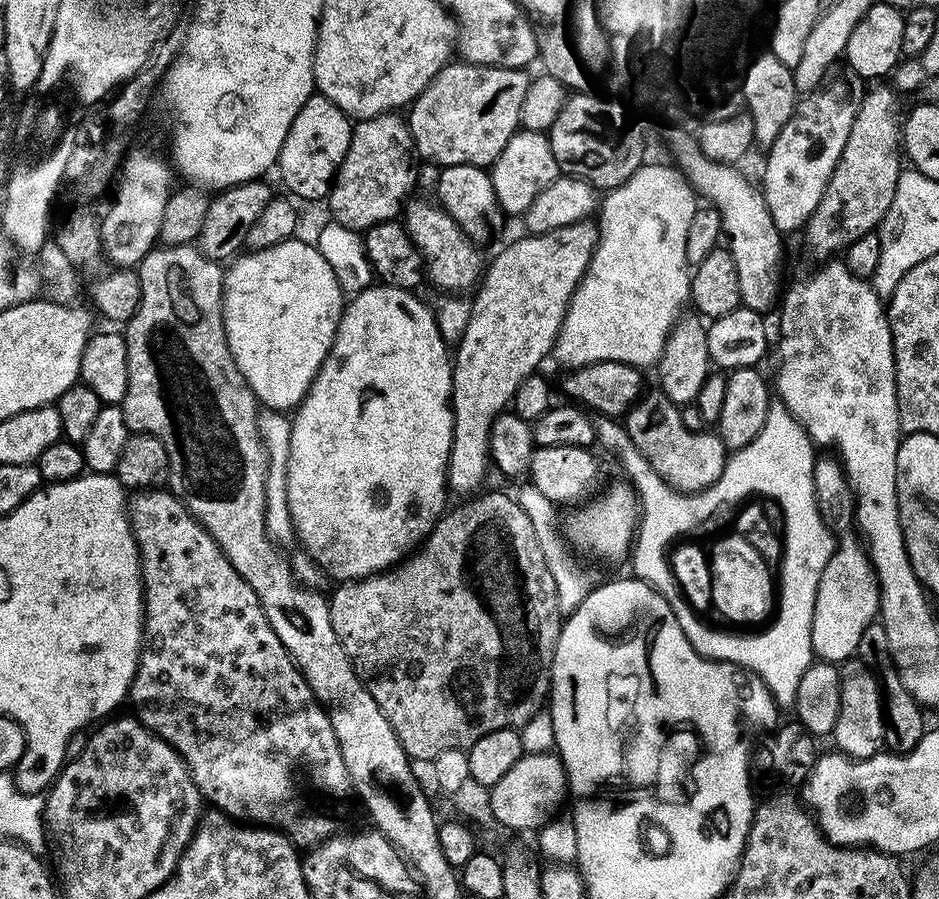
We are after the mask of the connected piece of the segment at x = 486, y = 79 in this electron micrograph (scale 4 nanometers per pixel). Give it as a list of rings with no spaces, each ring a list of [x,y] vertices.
[[[467,62],[445,64],[412,101],[412,113],[406,116],[415,155],[440,168],[469,164],[487,169],[521,127],[522,100],[529,81],[529,73],[519,68],[491,68]]]

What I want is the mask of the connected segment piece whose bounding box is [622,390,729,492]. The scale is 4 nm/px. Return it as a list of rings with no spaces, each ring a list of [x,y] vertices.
[[[653,390],[646,396],[643,397],[644,404],[643,400],[633,404],[622,420],[638,454],[642,454],[646,462],[650,462],[653,470],[668,483],[669,489],[677,492],[700,492],[709,488],[722,474],[724,464],[729,458],[720,435],[711,430],[686,430],[680,408],[663,392]]]

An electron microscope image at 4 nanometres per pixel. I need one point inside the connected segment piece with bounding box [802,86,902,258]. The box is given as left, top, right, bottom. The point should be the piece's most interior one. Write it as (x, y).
(855, 201)

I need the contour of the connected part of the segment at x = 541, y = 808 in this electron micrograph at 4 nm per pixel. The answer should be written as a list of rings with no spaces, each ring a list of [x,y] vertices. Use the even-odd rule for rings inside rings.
[[[555,751],[530,753],[518,758],[503,778],[492,785],[489,794],[490,810],[497,825],[504,828],[532,828],[538,830],[557,811],[564,796],[569,795],[568,775]]]

